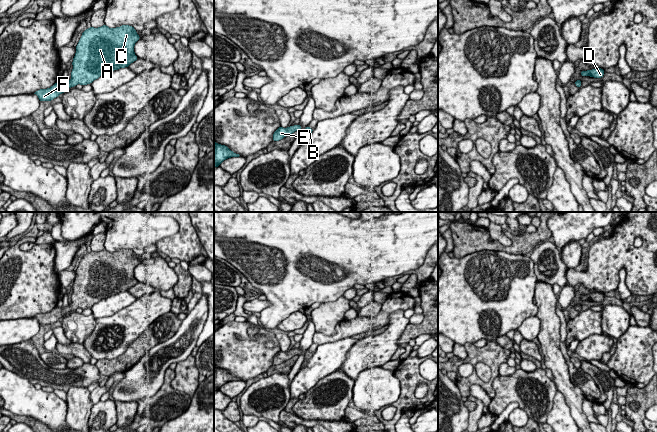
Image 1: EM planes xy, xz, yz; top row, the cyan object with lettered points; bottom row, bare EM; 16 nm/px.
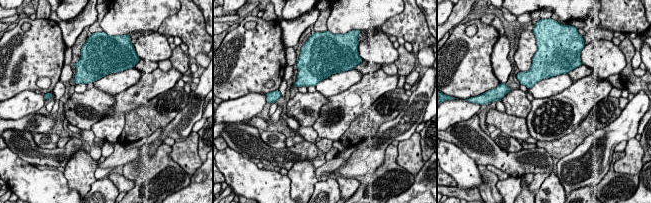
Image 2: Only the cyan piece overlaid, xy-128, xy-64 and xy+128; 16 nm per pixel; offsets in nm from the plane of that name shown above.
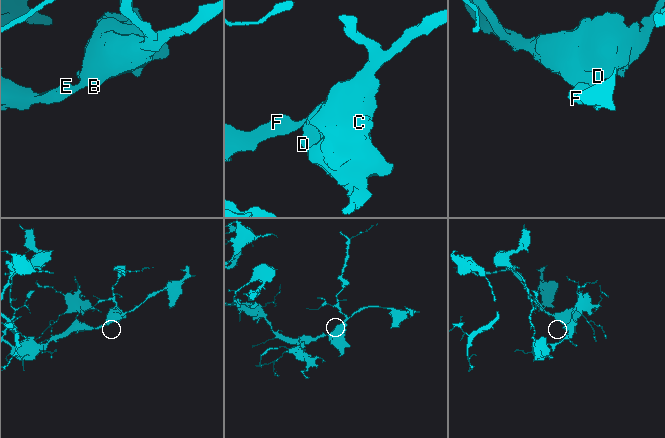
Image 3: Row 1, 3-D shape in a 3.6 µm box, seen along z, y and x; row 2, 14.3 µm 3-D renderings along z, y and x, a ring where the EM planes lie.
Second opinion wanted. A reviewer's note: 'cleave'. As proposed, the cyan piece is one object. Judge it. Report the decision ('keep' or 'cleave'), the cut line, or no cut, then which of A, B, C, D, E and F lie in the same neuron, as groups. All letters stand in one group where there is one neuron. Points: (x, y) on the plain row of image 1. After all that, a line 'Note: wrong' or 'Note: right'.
keep; cut none; groups A B C D E F
Note: wrong

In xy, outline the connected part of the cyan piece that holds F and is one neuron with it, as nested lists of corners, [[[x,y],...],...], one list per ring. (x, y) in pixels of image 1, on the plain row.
[[[105,248],[99,252],[87,252],[76,270],[72,303],[67,307],[56,306],[50,312],[37,314],[34,318],[40,326],[51,325],[72,310],[91,308],[102,299],[128,291],[138,283],[134,269],[140,262],[134,251],[129,249],[113,253]]]

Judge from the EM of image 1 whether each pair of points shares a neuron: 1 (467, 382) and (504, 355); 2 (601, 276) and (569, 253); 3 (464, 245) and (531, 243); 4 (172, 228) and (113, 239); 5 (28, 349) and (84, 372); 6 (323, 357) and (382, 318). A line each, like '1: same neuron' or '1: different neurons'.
1: same neuron
2: different neurons
3: same neuron
4: same neuron
5: same neuron
6: different neurons

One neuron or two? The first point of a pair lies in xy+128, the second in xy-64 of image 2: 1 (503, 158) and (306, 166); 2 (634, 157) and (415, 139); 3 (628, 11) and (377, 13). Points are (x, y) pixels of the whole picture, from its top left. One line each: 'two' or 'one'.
1: two
2: one
3: two

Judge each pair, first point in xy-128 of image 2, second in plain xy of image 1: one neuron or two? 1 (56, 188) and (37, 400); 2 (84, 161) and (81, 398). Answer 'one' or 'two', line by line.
1: one
2: one

